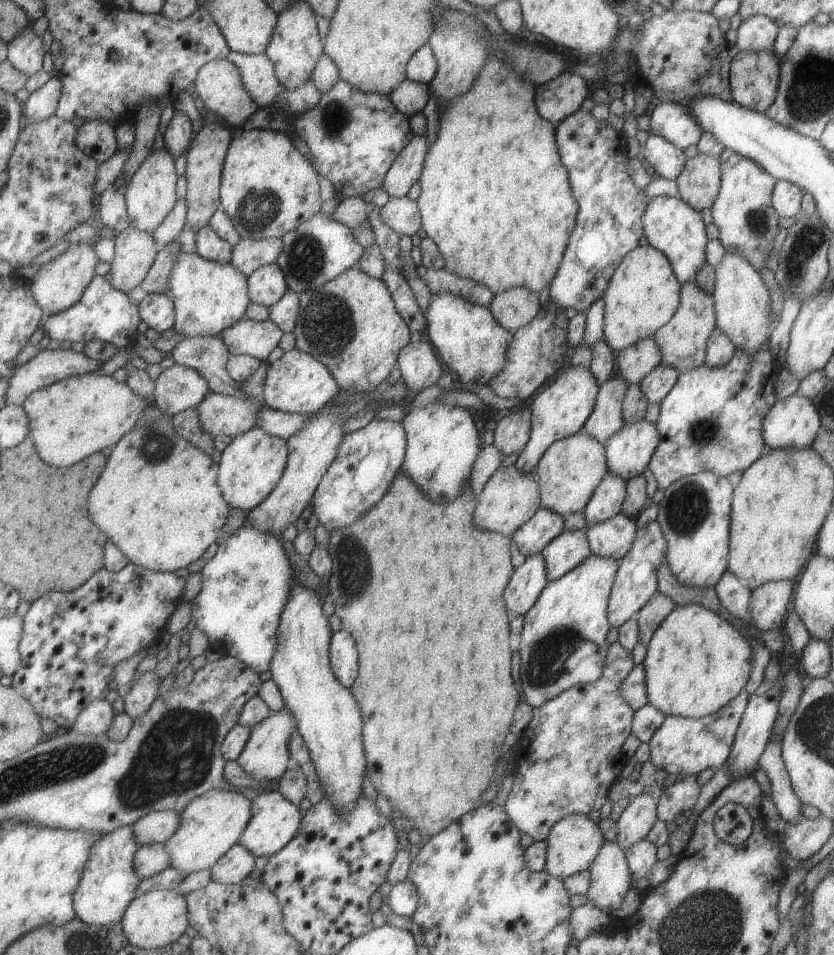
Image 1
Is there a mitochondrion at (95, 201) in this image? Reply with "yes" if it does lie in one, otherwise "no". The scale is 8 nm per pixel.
no

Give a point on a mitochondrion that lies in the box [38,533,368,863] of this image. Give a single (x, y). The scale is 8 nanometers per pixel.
(175, 757)

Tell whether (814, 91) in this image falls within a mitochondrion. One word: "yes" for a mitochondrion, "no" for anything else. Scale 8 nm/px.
yes

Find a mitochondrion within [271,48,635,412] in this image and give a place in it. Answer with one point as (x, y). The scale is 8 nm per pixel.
(328, 324)

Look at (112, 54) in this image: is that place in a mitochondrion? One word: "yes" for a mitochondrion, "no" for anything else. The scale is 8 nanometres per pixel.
no

